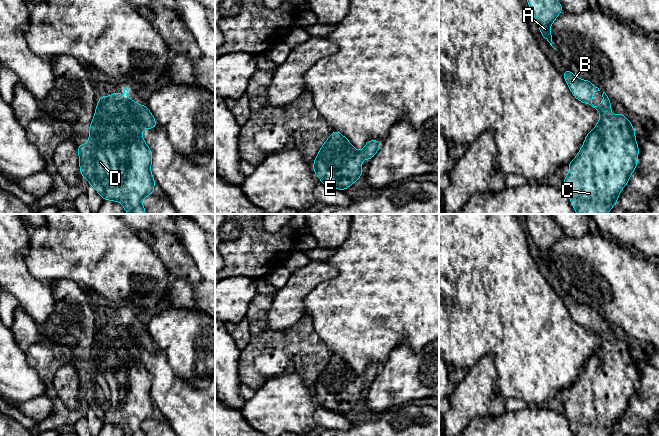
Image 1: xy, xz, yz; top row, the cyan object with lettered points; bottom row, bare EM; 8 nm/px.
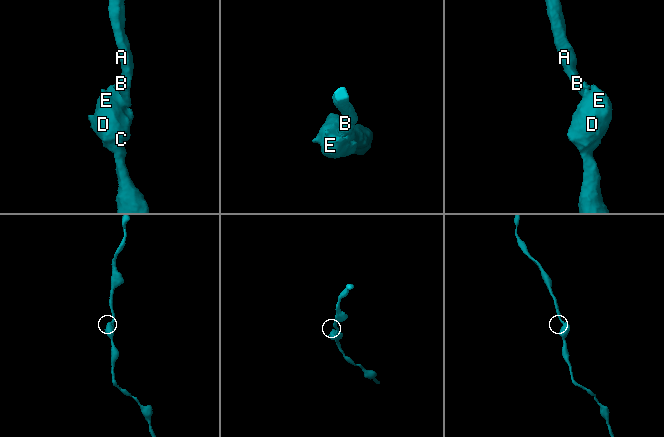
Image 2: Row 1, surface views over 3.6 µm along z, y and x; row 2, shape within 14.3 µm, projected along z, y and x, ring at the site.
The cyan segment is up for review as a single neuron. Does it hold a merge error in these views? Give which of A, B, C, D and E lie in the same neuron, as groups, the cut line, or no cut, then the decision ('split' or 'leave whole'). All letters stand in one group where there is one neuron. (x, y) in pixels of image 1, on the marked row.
A B C D E; no cut; leave whole

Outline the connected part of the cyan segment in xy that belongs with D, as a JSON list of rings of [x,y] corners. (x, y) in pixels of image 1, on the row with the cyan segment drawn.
[[[115,90],[111,96],[100,96],[95,109],[95,115],[90,124],[90,130],[88,132],[89,140],[85,145],[79,144],[77,146],[81,176],[88,180],[89,185],[95,188],[95,190],[103,198],[103,200],[121,202],[124,211],[128,214],[146,214],[145,208],[142,205],[142,200],[146,196],[149,196],[154,193],[155,180],[150,170],[152,164],[152,151],[143,140],[142,132],[144,128],[153,129],[156,126],[157,122],[146,105],[139,105],[138,103],[134,102],[133,99],[124,98]]]

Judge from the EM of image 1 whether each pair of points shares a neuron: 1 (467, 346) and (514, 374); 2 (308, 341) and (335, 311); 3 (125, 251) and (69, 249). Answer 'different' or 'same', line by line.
1: same
2: different
3: same

